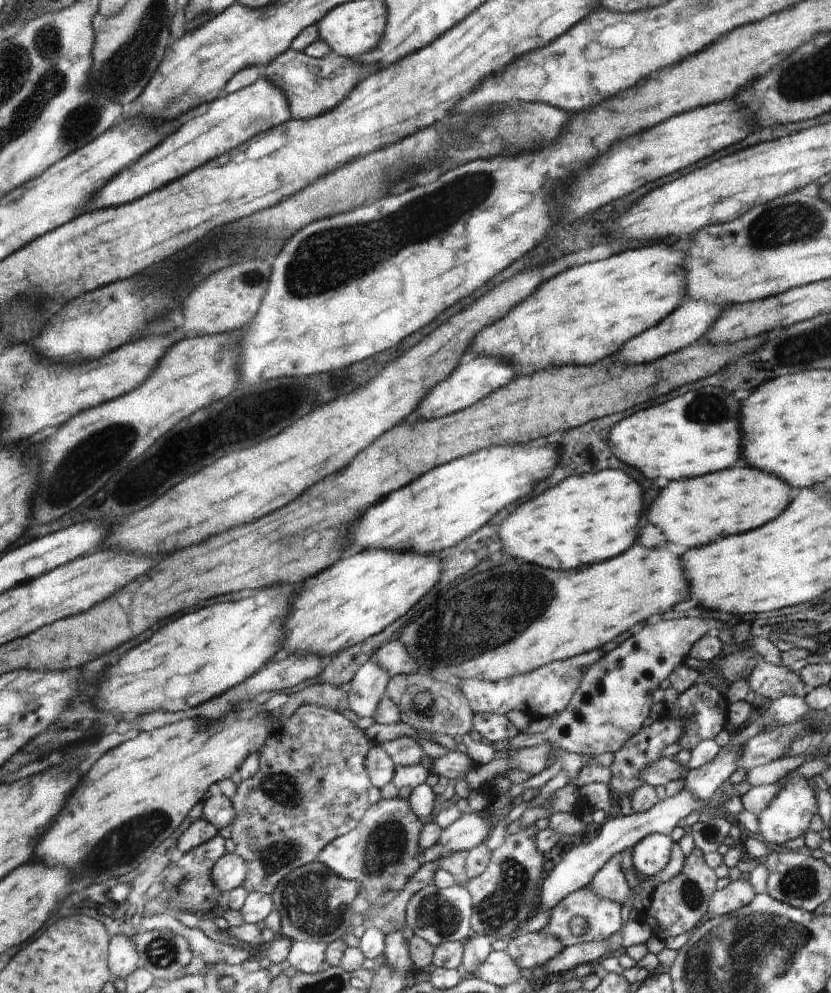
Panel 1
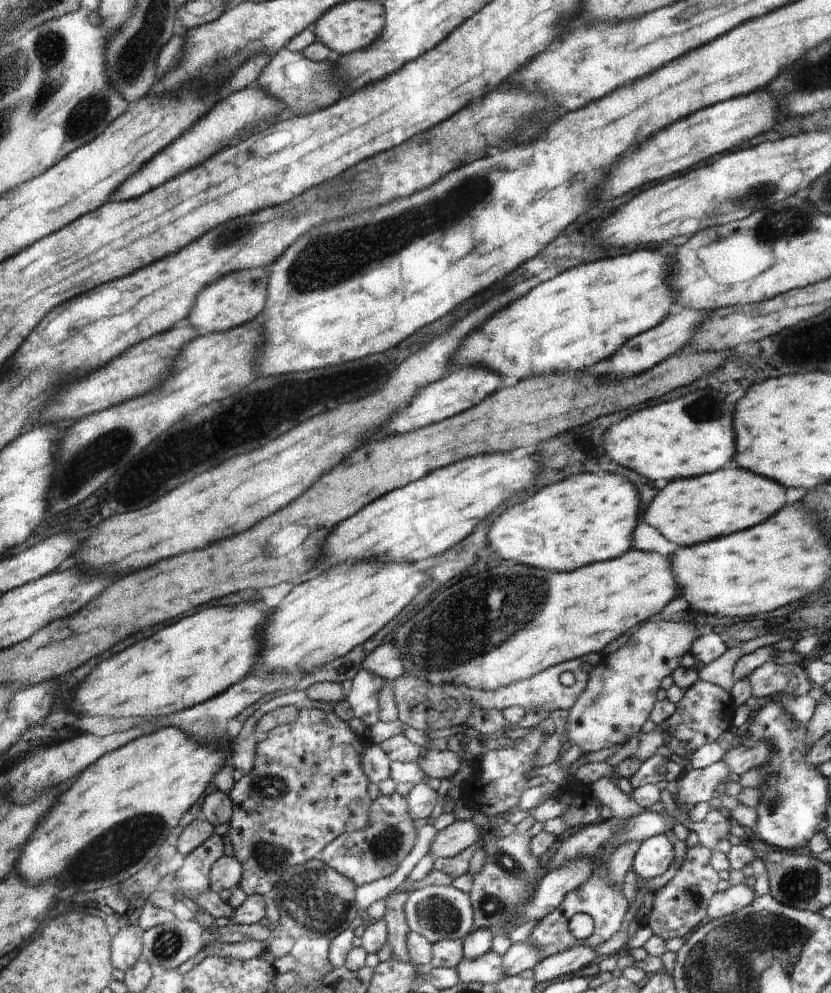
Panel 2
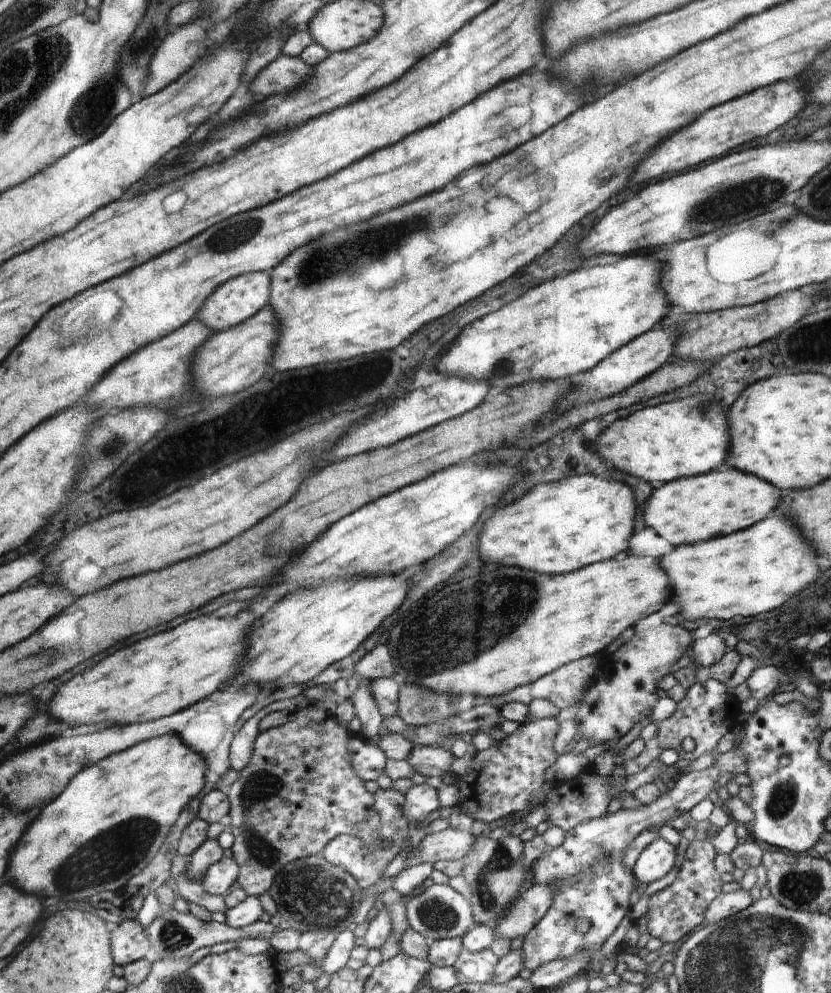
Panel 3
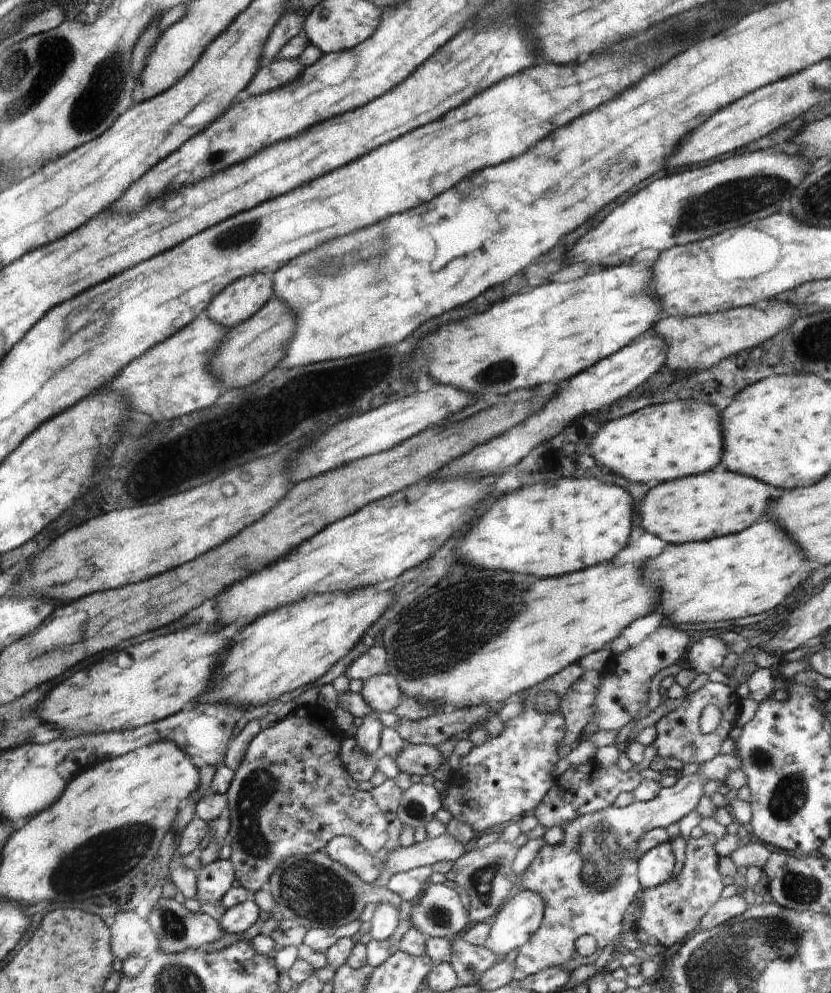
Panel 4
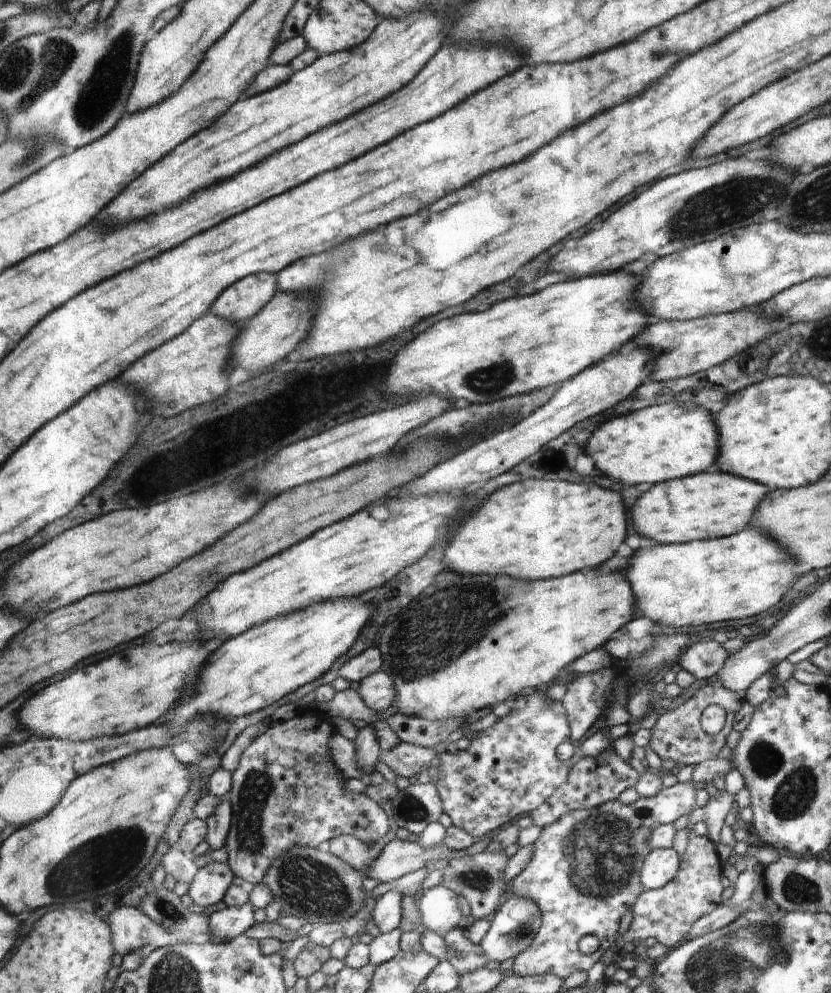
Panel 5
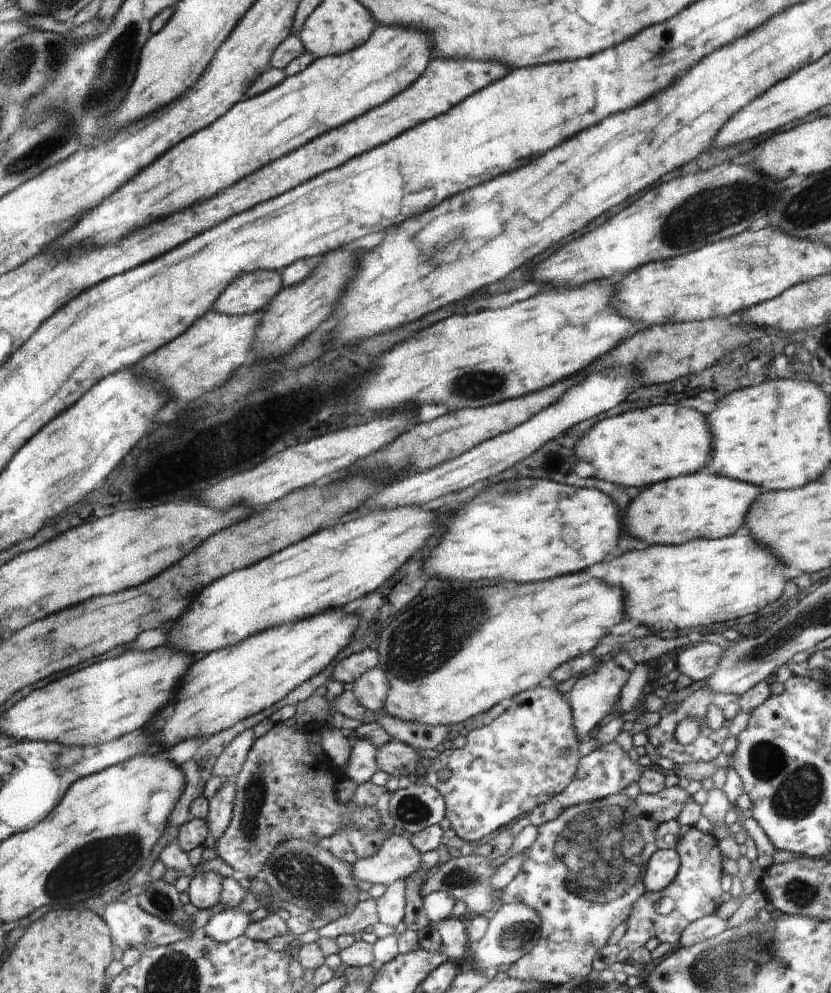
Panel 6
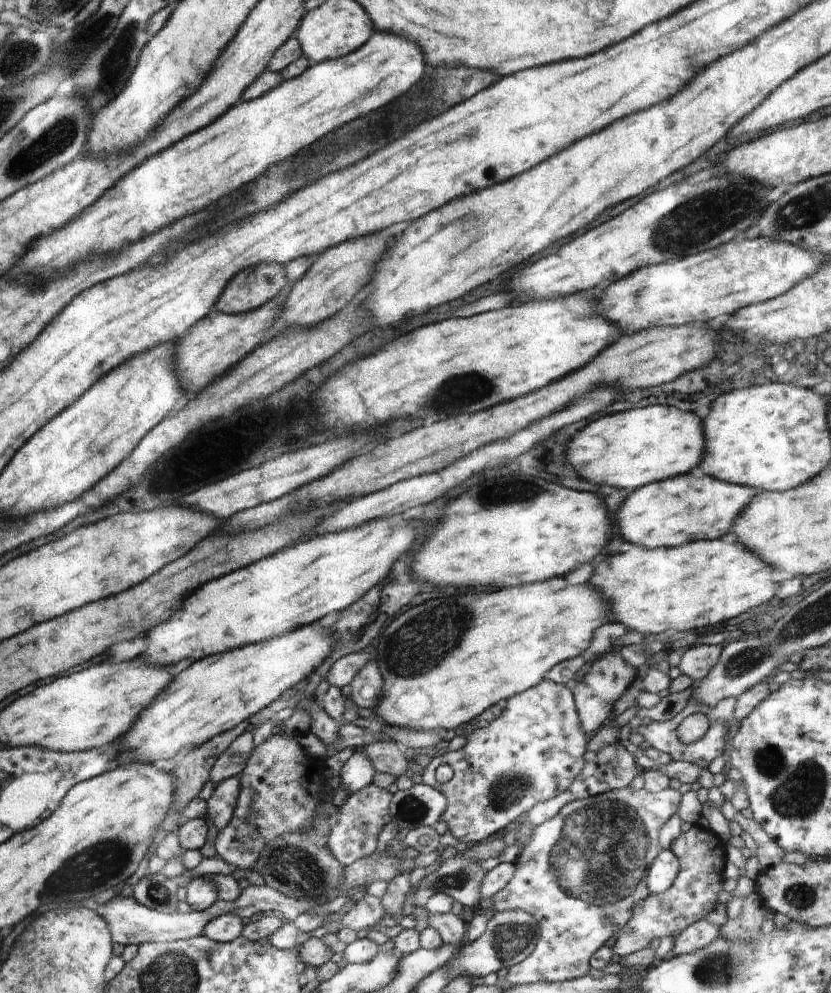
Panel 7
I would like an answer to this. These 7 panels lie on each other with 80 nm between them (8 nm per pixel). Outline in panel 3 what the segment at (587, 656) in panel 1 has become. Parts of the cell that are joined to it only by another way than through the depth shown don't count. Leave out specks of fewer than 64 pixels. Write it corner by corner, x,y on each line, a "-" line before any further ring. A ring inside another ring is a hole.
596,656
578,659
530,684
517,686
508,694
486,699
486,704
500,708
507,702
516,701
528,705
532,700
542,698
554,702
562,710
582,700
582,694
586,692
588,682
596,670
598,658

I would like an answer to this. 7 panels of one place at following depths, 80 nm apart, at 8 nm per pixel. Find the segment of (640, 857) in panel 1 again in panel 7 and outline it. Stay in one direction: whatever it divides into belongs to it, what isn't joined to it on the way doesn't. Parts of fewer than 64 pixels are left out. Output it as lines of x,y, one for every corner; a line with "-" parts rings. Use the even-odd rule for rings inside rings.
663,849
658,856
649,859
649,868
645,882
649,893
661,894
666,892
678,876
679,861
674,852

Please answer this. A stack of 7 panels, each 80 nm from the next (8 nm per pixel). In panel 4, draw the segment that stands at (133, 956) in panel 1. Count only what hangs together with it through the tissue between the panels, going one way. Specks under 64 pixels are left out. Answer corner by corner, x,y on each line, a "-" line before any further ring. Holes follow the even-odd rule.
120,912
110,926
113,932
113,956
121,962
130,957
148,957
160,946
156,930
134,912

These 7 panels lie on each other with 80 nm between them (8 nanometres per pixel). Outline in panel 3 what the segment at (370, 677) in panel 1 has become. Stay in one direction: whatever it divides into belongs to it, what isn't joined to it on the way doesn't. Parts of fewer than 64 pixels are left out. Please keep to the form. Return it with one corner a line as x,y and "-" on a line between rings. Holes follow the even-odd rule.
362,679
360,687
354,694
351,694
352,704
356,716
360,719
361,728
359,735
374,746
379,746
380,729
383,726
383,716
378,710
374,697
371,696
369,684
372,682
370,679

